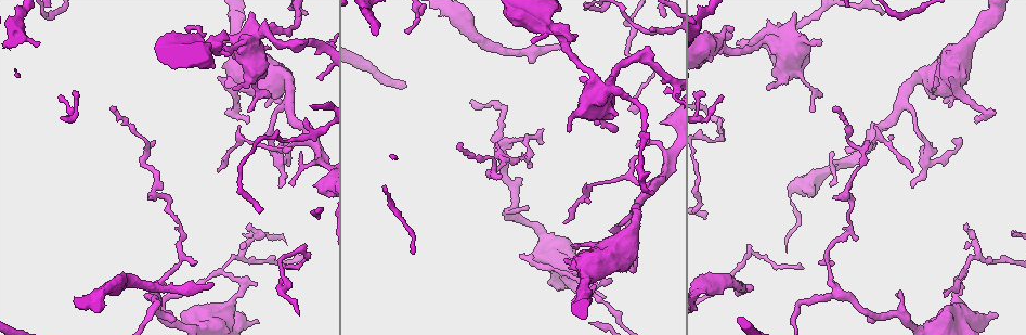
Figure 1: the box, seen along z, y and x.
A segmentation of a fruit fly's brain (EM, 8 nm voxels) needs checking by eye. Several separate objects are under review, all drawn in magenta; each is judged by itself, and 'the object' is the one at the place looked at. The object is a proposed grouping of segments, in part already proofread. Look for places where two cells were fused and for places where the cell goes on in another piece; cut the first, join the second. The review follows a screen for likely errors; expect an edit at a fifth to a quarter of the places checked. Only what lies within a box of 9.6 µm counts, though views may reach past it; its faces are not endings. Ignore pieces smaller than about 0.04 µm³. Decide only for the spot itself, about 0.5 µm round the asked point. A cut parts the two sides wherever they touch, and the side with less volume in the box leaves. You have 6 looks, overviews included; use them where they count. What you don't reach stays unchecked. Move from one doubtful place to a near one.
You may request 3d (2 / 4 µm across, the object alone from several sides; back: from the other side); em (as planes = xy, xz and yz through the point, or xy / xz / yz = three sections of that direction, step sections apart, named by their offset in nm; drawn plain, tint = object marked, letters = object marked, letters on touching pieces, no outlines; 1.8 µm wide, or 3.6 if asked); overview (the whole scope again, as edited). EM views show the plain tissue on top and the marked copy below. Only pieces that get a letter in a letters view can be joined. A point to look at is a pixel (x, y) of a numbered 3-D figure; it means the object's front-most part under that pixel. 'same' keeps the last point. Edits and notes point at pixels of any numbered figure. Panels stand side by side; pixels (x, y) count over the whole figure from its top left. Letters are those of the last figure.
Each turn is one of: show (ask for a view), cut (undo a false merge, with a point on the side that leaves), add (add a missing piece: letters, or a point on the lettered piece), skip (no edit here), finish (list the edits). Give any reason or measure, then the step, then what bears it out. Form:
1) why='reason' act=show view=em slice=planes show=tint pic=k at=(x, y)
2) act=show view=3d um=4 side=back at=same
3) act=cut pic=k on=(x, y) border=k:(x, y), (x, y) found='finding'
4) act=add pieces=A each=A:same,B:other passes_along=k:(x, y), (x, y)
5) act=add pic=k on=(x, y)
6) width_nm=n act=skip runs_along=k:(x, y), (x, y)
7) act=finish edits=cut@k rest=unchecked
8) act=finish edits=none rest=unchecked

why='free end' act=show view=3d um=4 pic=1 at=(884, 12)

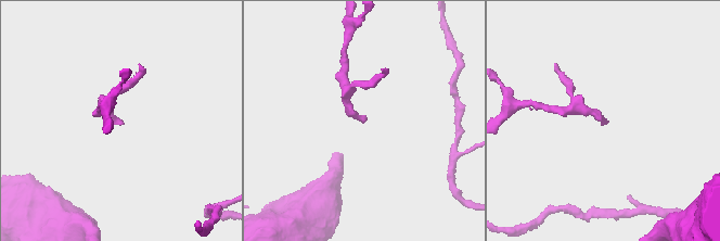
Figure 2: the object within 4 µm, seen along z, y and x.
why='now the EM' act=show view=em slice=planes show=letters pic=2 at=(363, 117)

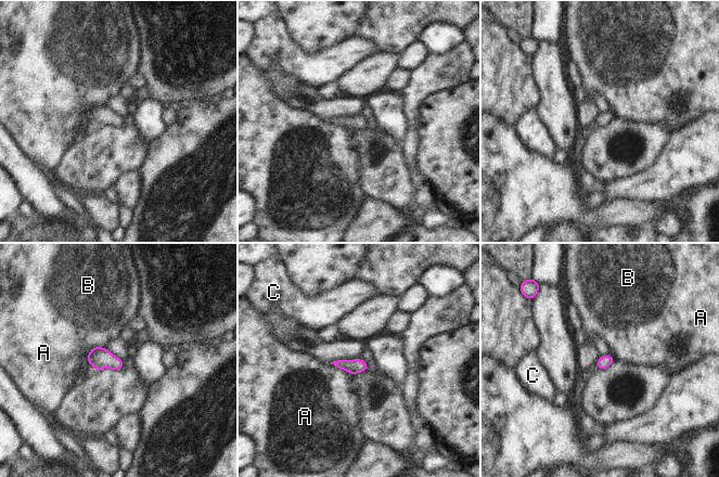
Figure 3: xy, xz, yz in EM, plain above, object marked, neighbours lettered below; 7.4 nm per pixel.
act=skip each=A:other,B:other,C:other border=3:(104, 347), (93, 347), (85, 360) found='no lettered piece goes on from it'

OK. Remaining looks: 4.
why='sudden change in width' act=show view=em um=3.6 slice=xz step=16 show=tint pic=1 at=(598, 95)

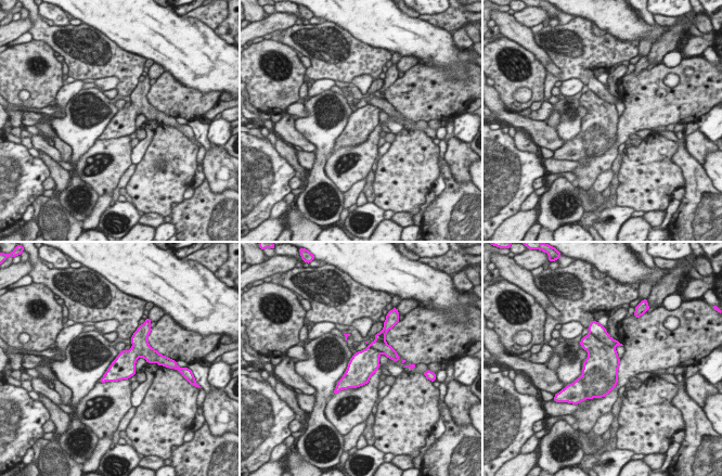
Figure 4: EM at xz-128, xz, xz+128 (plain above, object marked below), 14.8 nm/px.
act=show view=em um=3.6 slice=planes show=letters at=same

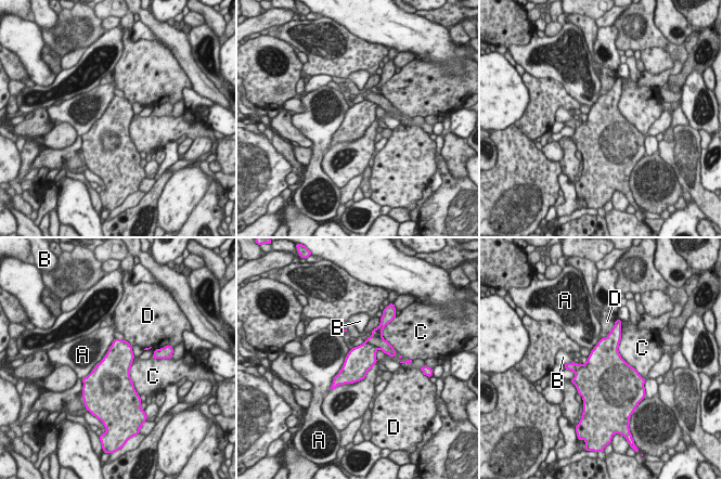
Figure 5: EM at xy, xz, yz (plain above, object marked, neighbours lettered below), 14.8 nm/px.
act=cut pic=5 on=(385, 346) each=A:other,B:other,C:other,D:other border=5:(364, 342), (371, 342), (379, 348) found='two cells meet here'

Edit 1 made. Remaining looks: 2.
why='an open end' act=show view=em slice=yz step=4 show=tint pic=1 at=(558, 49)

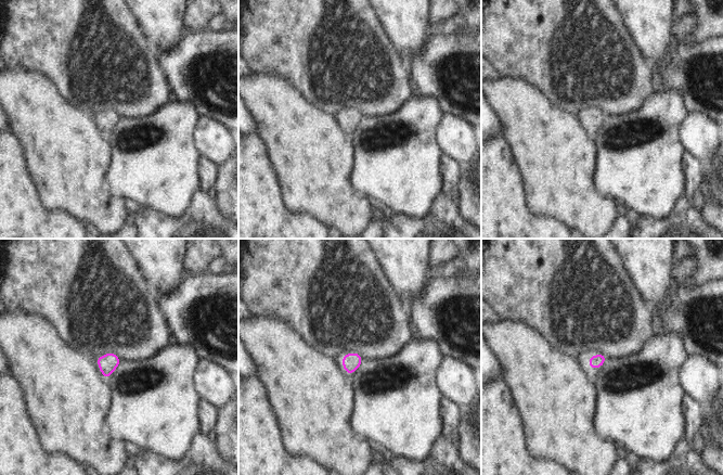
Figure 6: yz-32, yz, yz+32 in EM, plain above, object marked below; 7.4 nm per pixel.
why='cut it another way' act=show view=em slice=planes show=letters at=same

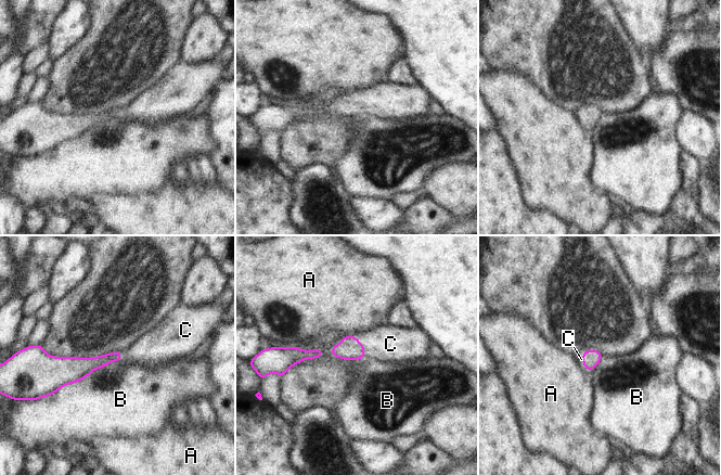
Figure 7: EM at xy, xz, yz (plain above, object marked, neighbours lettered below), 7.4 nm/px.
act=add pieces=C each=A:other,B:other,C:same passes_along=7:(348, 348), (363, 347), (390, 344) found='it goes on there'

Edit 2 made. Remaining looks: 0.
act=finish edits=cut@5,add@7 rest=unchecked

